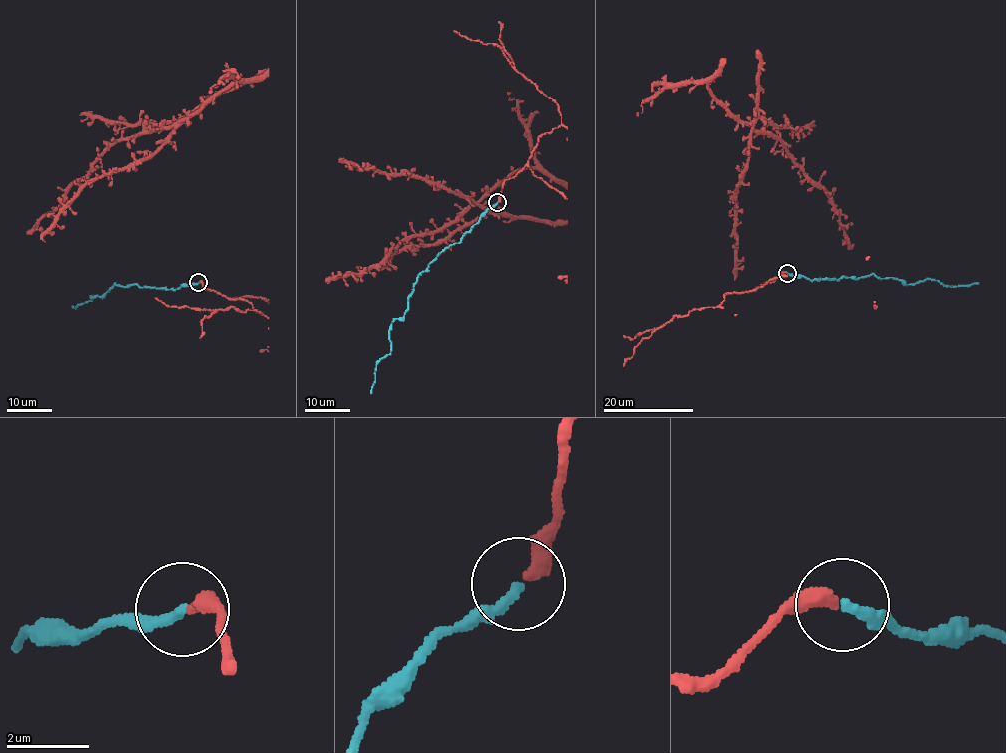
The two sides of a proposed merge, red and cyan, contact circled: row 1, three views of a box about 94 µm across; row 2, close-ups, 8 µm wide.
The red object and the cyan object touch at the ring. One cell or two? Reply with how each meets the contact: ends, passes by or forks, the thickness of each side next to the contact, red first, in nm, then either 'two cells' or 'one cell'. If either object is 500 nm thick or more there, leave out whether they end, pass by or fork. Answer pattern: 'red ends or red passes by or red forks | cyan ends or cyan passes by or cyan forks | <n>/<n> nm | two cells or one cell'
red ends | cyan ends | 360/240 nm | one cell

